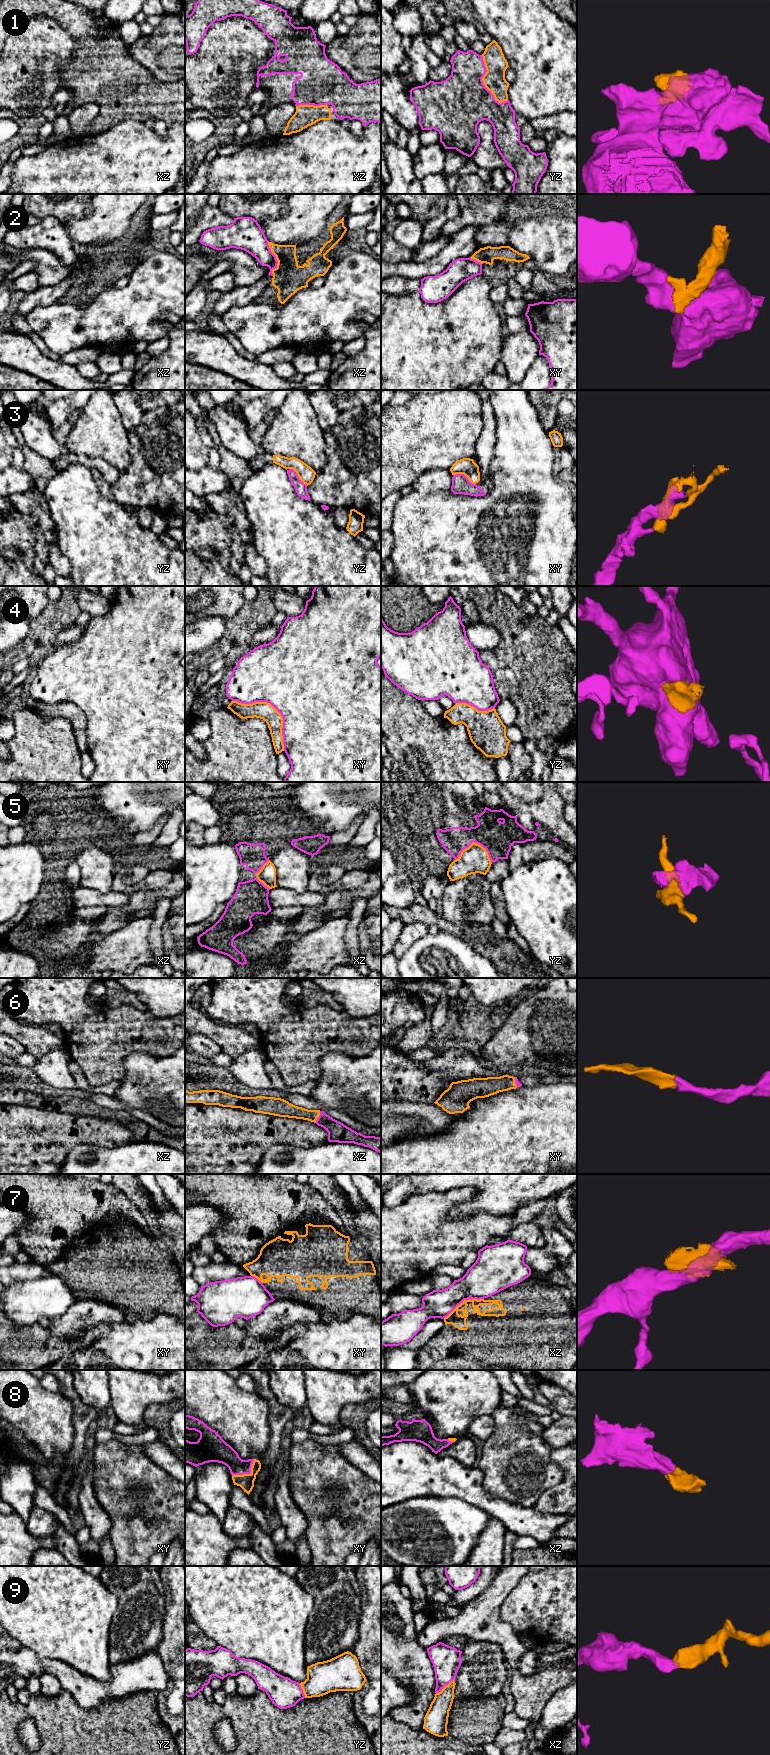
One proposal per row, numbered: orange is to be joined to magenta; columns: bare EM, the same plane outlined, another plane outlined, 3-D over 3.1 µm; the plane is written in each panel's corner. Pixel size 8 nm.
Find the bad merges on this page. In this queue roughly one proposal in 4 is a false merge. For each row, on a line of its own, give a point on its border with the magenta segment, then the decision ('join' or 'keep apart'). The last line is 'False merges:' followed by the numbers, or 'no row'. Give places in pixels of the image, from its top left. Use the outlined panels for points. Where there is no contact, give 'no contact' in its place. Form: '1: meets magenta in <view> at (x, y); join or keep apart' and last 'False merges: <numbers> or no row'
1: meets magenta in yz at (482, 83); join
2: meets magenta in xz at (275, 258); keep apart
3: meets magenta in xy at (464, 475); keep apart
4: meets magenta in xy at (274, 707); keep apart
5: meets magenta in yz at (475, 842); keep apart
6: meets magenta in xz at (318, 1117); join
7: meets magenta in xz at (463, 1300); keep apart
8: meets magenta in xy at (247, 1473); join
9: meets magenta in xz at (445, 1685); join
False merges: 2, 3, 4, 5, 7

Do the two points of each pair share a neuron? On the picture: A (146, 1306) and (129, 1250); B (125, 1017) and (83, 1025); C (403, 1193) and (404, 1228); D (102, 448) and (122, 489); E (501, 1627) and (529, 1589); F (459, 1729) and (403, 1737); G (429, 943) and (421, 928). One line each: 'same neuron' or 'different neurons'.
A: same neuron
B: same neuron
C: different neurons
D: different neurons
E: different neurons
F: different neurons
G: different neurons

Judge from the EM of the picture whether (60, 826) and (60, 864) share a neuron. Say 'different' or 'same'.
same

